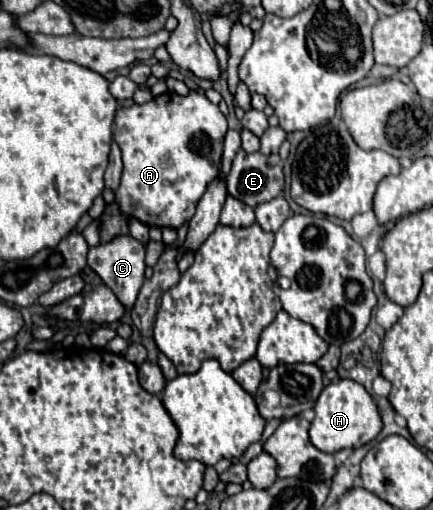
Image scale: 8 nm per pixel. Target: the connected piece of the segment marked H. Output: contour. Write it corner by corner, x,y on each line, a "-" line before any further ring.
340,380
322,390
314,404
314,420
310,426
310,440
322,452
338,452
344,448
360,448
374,440
382,430
382,418
376,402
366,388
354,380

